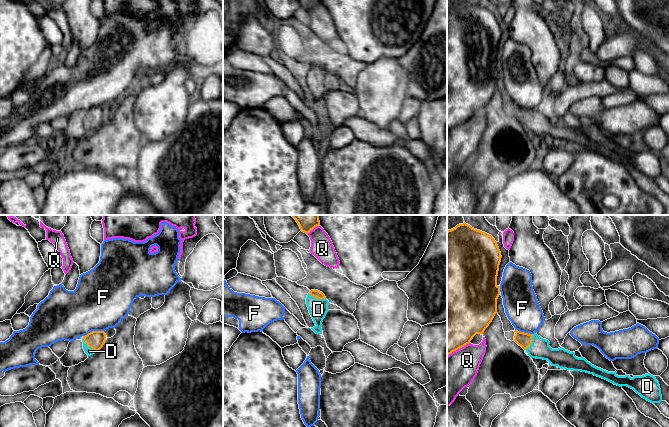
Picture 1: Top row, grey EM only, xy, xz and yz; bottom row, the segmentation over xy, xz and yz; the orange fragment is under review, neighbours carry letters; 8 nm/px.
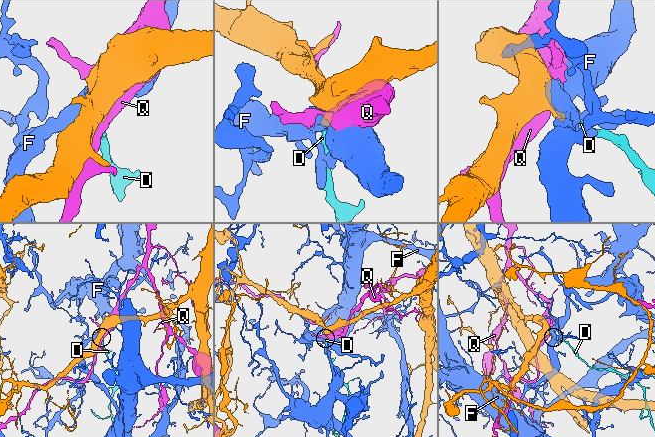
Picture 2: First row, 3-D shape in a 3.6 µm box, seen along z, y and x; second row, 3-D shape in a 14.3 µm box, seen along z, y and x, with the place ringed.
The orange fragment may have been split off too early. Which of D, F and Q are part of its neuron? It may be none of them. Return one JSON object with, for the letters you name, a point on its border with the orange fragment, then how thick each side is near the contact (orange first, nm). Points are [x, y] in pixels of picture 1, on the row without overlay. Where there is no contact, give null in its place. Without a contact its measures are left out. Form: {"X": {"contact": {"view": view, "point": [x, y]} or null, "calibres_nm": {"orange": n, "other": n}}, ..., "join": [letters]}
{"D": {"contact": {"view": "yz", "point": [531, 118]}, "calibres_nm": {"orange": 120, "other": 160}}, "join": ["D"]}

